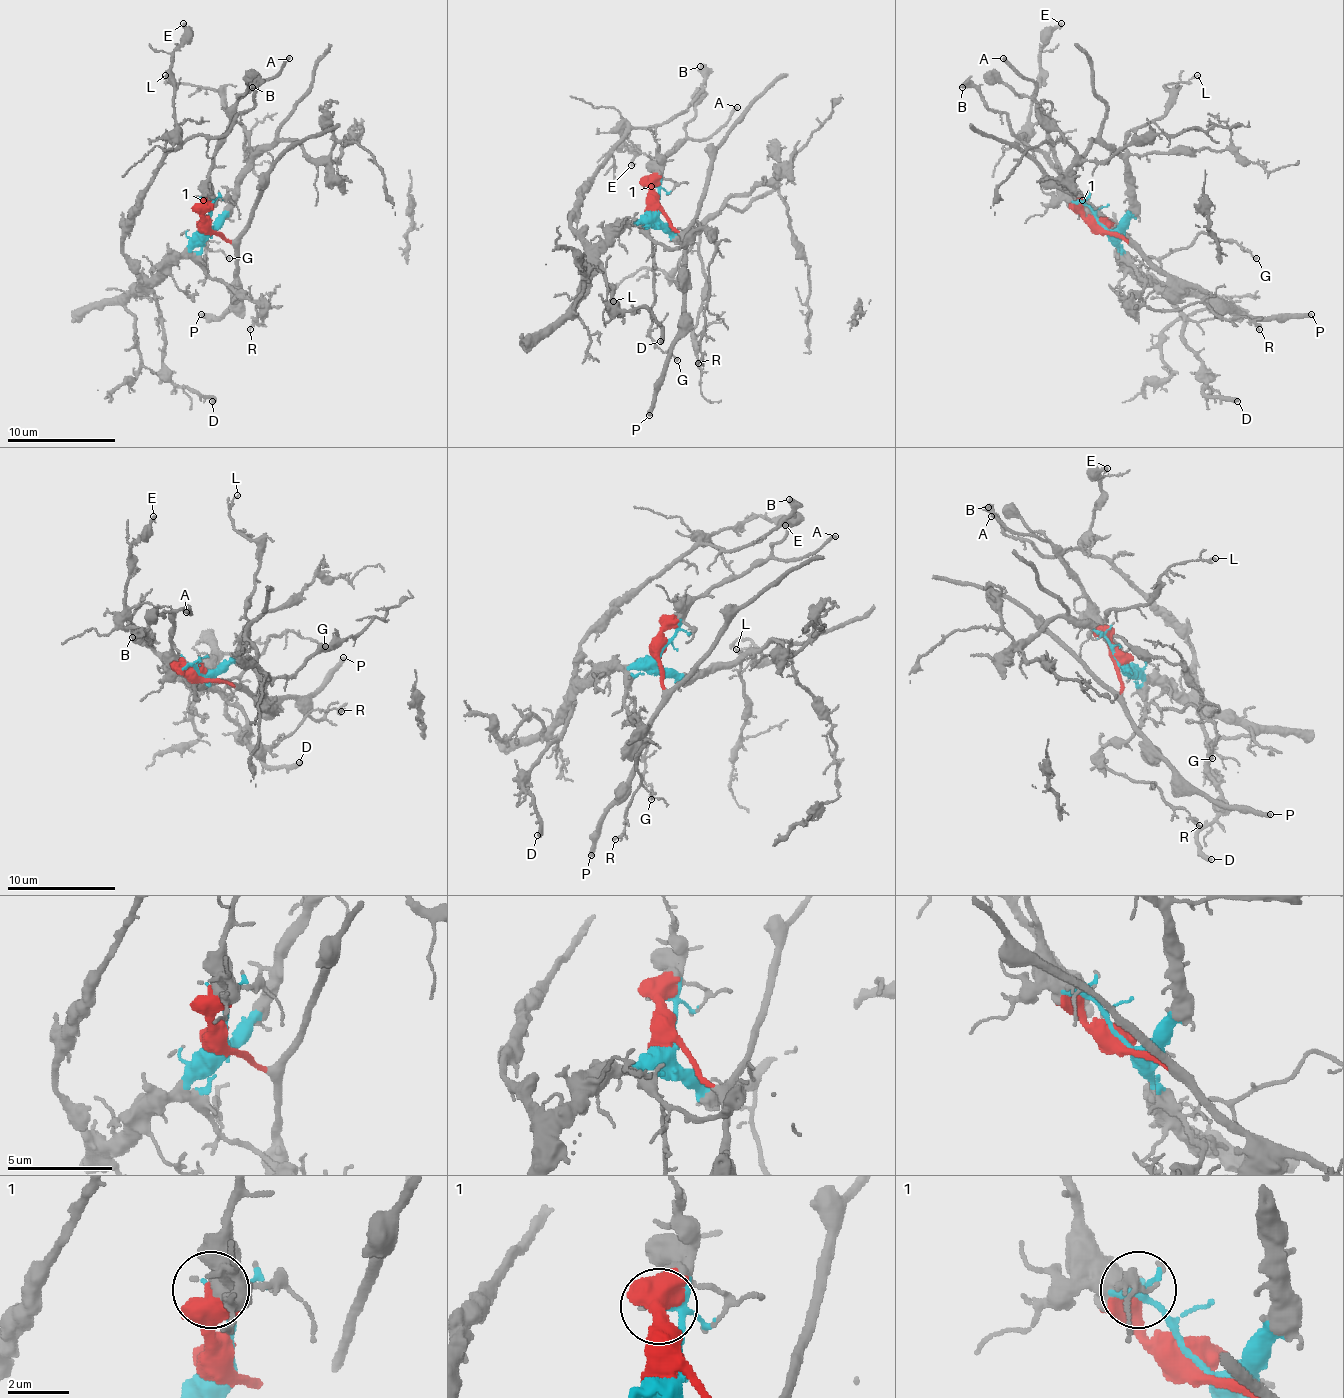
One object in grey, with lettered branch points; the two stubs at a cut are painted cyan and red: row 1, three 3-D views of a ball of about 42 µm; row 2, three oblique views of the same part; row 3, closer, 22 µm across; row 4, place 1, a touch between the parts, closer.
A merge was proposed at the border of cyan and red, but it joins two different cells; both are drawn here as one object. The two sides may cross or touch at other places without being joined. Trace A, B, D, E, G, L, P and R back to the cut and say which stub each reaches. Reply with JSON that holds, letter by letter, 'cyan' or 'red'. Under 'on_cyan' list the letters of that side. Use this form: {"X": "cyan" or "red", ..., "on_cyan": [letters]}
{"A": "red", "B": "cyan", "D": "cyan", "E": "cyan", "G": "cyan", "L": "cyan", "P": "red", "R": "cyan", "on_cyan": ["B", "D", "E", "G", "L", "R"]}

